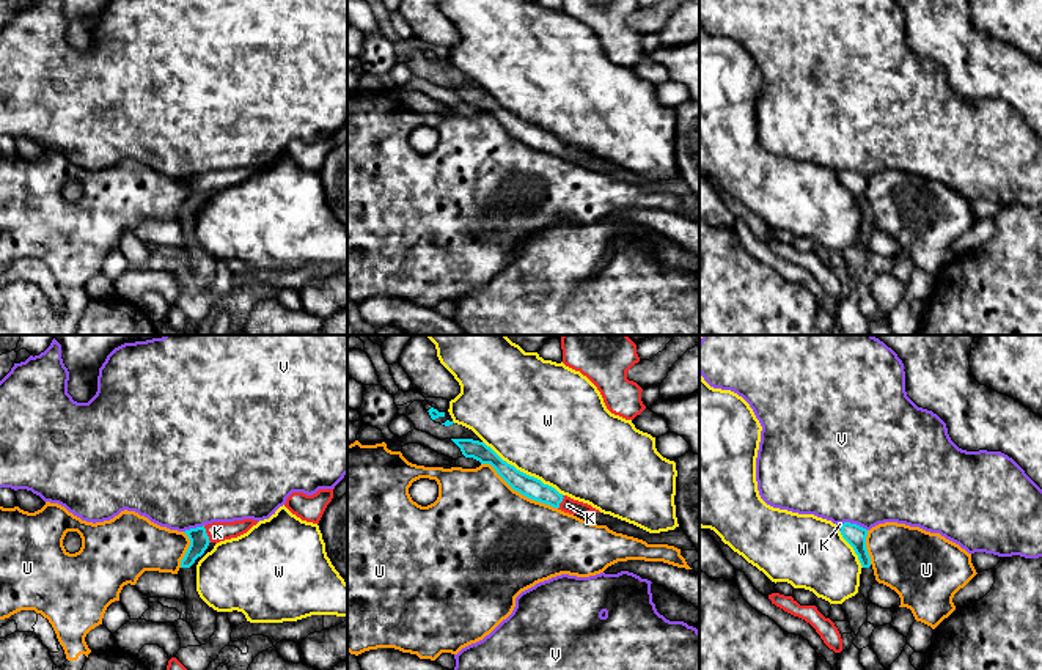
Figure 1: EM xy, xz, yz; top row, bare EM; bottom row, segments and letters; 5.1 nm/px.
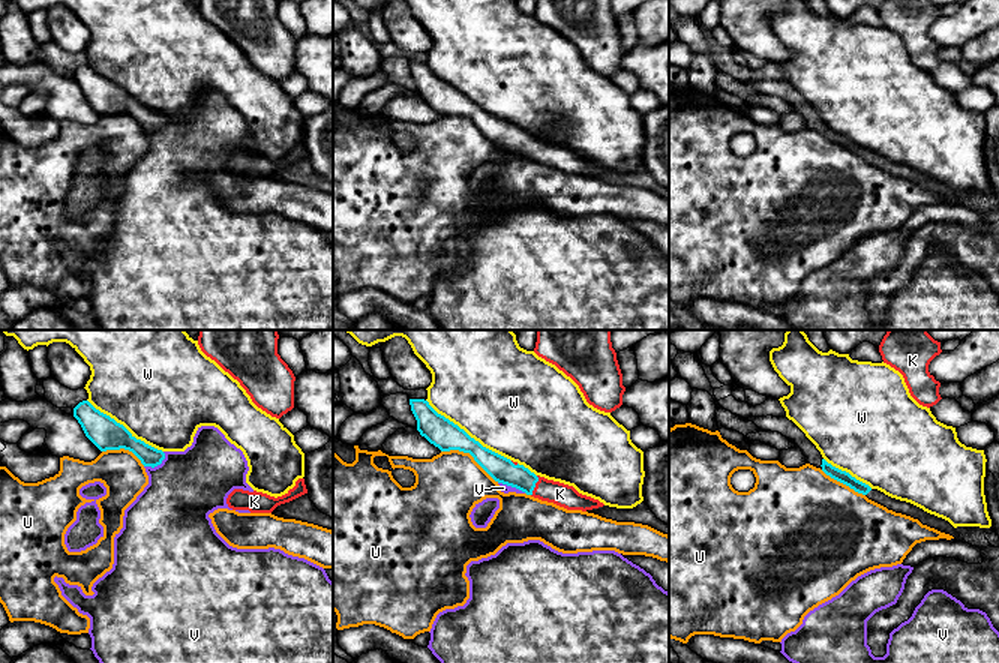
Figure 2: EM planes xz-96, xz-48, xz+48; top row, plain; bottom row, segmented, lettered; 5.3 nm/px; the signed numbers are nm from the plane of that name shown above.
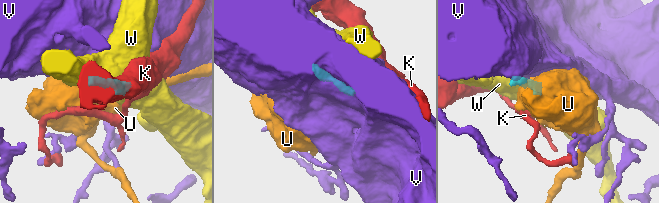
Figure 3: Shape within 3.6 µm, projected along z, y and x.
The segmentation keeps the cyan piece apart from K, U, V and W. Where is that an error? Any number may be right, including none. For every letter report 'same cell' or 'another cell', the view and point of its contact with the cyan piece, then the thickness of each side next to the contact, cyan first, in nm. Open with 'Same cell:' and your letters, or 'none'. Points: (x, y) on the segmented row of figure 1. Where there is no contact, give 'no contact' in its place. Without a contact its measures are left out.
Same cell: K
K: same cell; meets cyan in xy at (206, 533); 100 nm thick on the cyan side, 100 nm on the other
U: another cell; meets cyan in xz at (519, 491); 110 nm thick on the cyan side, 480 nm on the other
V: another cell; meets cyan in yz at (854, 524); 110 nm thick on the cyan side, 500 nm on the other
W: another cell; meets cyan in xz at (522, 472); 110 nm thick on the cyan side, 500 nm on the other

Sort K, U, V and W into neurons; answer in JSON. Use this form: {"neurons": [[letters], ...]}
{"neurons": [["K"], ["U"], ["V"], ["W"]]}

